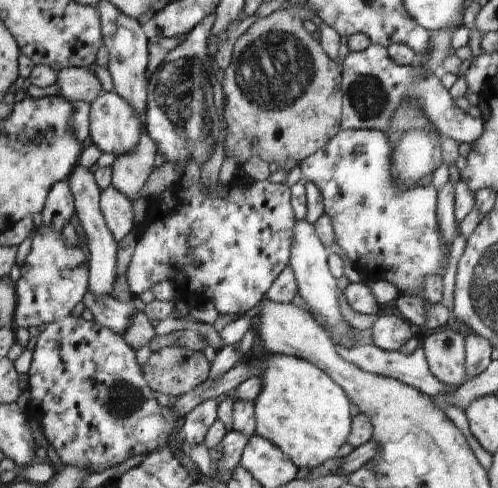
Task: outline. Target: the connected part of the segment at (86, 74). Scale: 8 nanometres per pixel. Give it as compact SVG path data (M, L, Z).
M84 67L62 68L62 70L57 72L55 83L58 84L58 92L55 97L69 100L70 103L74 101L84 101L90 104L102 92L101 83L94 71Z

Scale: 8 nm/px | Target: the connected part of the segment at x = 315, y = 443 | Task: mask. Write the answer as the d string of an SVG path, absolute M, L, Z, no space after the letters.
M274 353L273 355L266 354L262 360L264 360L266 356L268 356L268 358L265 362L265 369L260 376L263 387L261 388L259 395L253 401L256 421L255 433L262 438L269 439L270 442L275 443L278 447L281 447L292 461L298 465L298 468L304 467L310 468L311 470L319 464L322 464L325 460L336 457L336 452L338 452L340 446L345 442L348 442L348 438L350 438L350 434L352 434L353 418L350 416L350 404L352 403L345 393L345 390L342 390L342 387L338 386L338 383L334 382L333 379L329 377L329 374L326 374L321 367L314 366L314 363L308 362L306 359L296 358L295 356L282 353Z

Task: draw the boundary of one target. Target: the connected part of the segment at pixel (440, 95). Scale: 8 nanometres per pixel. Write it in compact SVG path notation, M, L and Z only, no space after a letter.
M376 43L369 44L363 51L350 51L342 60L342 86L343 94L343 110L341 129L370 129L377 131L386 131L392 128L392 118L396 114L396 110L404 104L404 102L414 101L420 109L425 111L425 115L430 122L436 127L444 138L454 139L457 143L468 142L472 144L476 138L482 134L482 122L470 118L466 112L462 112L460 108L454 106L454 100L450 98L448 89L445 89L436 76L424 76L422 78L422 68L417 64L402 65L395 63L390 58L387 47L380 46Z

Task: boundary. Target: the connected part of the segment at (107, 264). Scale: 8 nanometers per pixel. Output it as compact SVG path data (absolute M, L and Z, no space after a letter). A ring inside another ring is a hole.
M77 164L66 182L69 183L74 198L77 200L78 218L89 242L87 244L90 252L90 258L87 259L89 264L89 291L97 295L110 295L112 285L117 278L116 254L118 254L118 242L106 227L106 222L100 212L99 202L102 191L96 184L95 174L80 164Z

